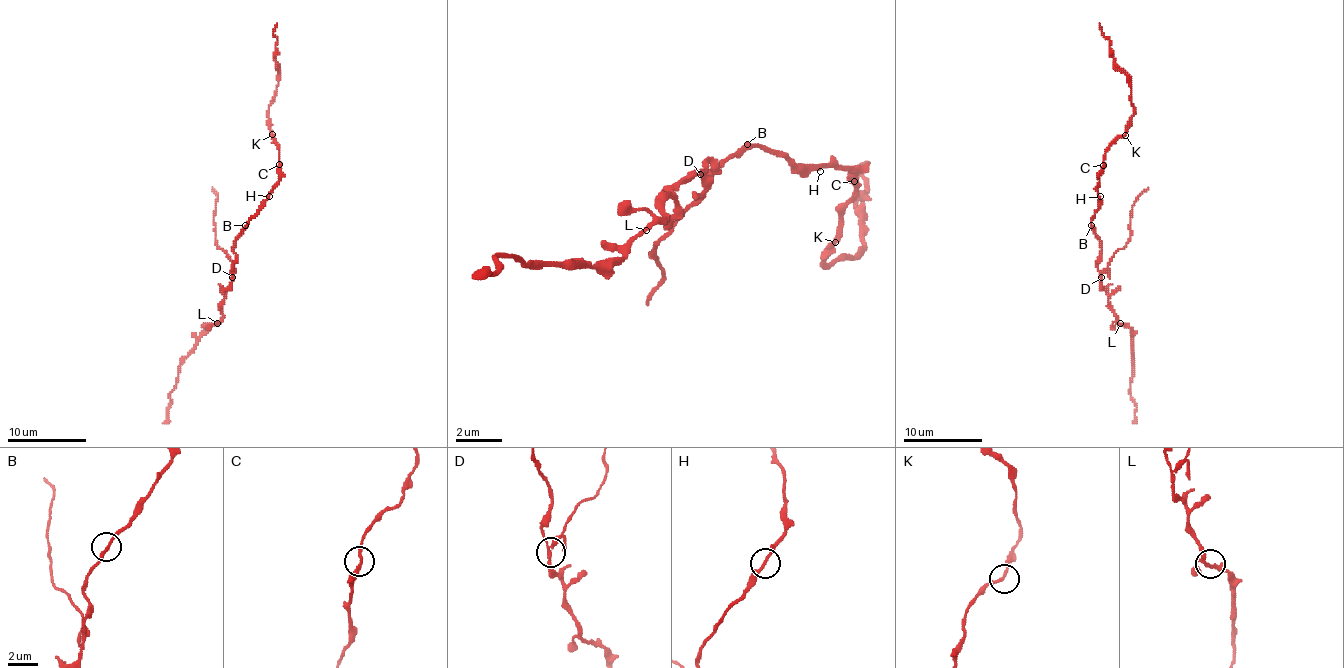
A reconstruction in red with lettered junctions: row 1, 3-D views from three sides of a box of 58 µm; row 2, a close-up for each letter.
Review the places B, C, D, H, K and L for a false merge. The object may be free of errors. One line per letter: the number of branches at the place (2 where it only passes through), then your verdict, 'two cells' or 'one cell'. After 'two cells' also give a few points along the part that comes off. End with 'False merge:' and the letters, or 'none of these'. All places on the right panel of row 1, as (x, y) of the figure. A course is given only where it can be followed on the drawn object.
B: branches 2; one cell
C: branches 2; one cell
D: branches 3; two cells; course (1102, 276), (1110, 259), (1128, 241), (1132, 205), (1148, 187)
H: branches 2; one cell
K: branches 2; one cell
L: branches 3; one cell
False merge: D

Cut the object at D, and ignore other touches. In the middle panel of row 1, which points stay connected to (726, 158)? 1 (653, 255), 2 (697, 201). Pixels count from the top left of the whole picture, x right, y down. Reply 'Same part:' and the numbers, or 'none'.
Same part: none

